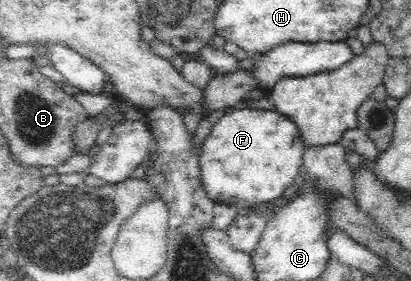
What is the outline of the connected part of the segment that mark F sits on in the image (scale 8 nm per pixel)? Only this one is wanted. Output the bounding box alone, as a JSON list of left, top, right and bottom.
[200,107,305,211]

